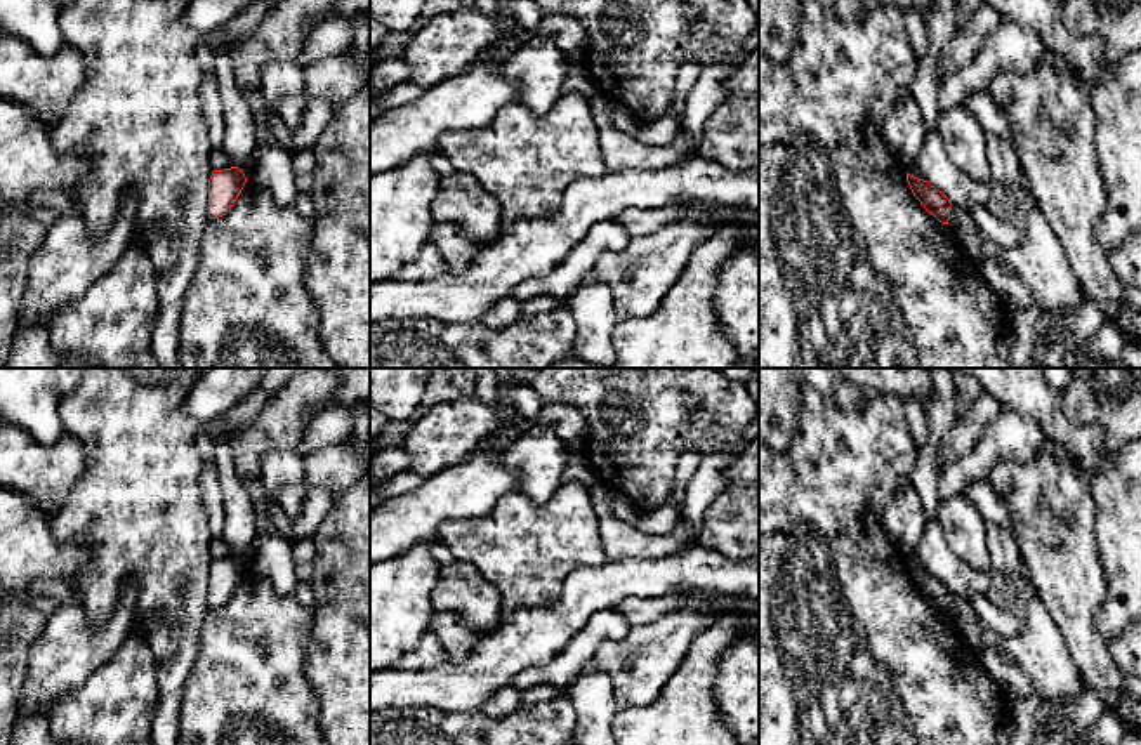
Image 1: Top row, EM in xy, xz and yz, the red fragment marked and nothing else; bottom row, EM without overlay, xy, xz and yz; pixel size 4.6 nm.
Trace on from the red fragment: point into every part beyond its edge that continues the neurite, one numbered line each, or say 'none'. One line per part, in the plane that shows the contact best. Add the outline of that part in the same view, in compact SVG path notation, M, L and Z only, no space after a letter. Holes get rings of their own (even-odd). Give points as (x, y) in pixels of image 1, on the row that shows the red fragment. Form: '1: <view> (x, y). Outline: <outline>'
none

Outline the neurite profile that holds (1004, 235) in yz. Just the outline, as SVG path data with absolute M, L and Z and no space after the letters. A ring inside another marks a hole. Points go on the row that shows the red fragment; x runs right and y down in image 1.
M974 207L969 214L976 227L992 238L999 247L1012 248L1025 243L1025 233L1000 221L986 207Z

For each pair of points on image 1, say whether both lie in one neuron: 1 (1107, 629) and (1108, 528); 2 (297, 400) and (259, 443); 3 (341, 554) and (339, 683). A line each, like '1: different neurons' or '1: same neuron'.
1: same neuron
2: same neuron
3: same neuron

